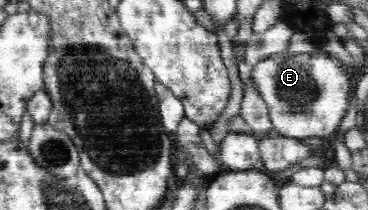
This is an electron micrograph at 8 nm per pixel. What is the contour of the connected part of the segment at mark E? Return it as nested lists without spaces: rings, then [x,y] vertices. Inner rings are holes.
[[[317,48],[311,54],[291,55],[288,50],[273,54],[269,59],[253,66],[250,78],[257,92],[265,99],[272,126],[280,133],[291,138],[303,138],[317,136],[323,139],[331,138],[338,133],[341,121],[349,110],[350,75],[343,62],[332,55]]]

